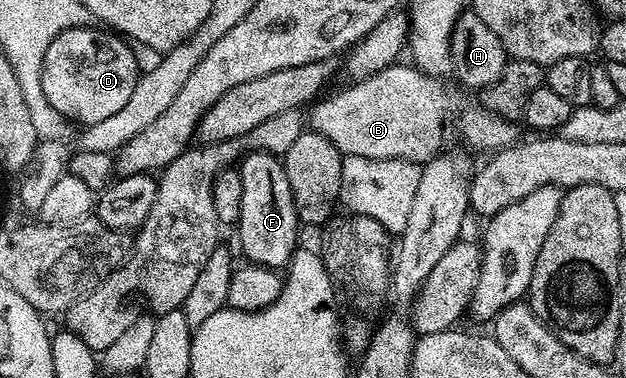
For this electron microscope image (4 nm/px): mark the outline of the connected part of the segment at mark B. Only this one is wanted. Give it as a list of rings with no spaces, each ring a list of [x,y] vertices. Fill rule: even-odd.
[[[398,63],[314,104],[307,125],[320,137],[331,139],[343,155],[424,163],[446,148],[445,124],[457,97],[445,84],[442,78],[427,75],[412,63]]]

